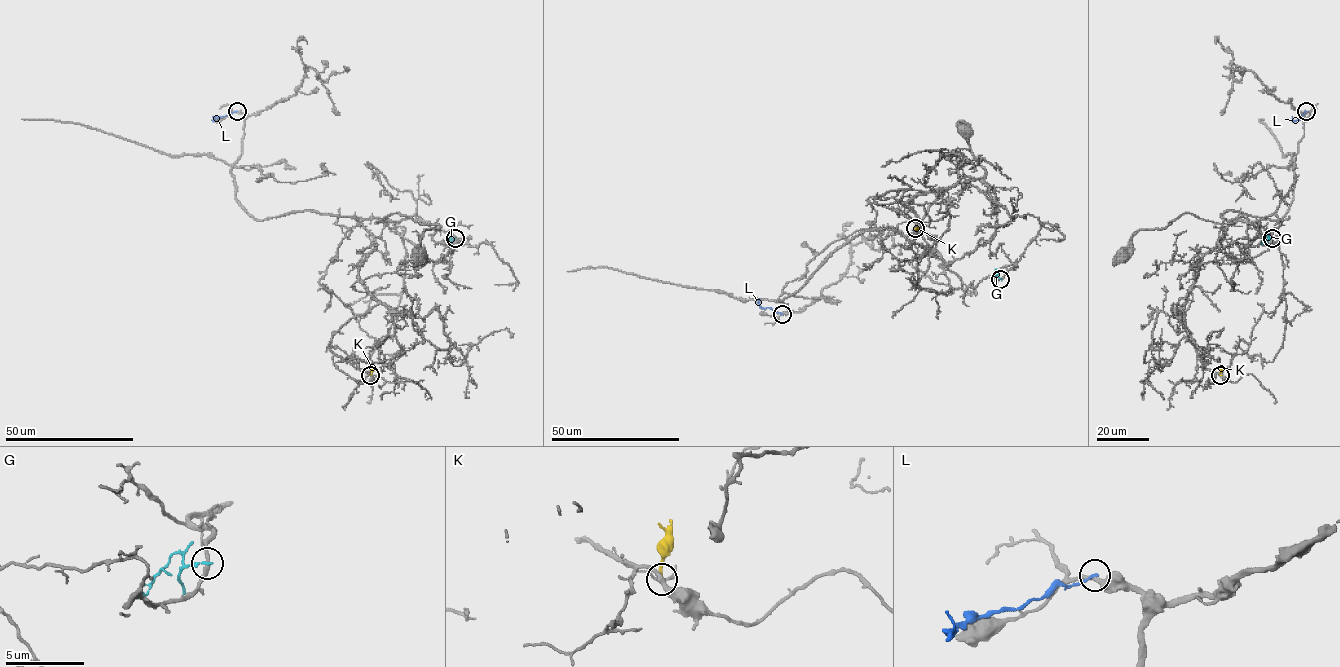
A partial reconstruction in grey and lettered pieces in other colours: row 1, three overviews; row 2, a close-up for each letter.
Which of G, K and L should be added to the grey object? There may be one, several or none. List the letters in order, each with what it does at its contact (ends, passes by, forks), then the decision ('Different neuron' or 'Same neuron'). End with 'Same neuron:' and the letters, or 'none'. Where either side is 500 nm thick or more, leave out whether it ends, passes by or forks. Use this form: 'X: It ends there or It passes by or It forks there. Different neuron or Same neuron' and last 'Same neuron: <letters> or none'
G: It ends there. Different neuron
K: It ends there. Different neuron
L: It ends there. Different neuron
Same neuron: none

